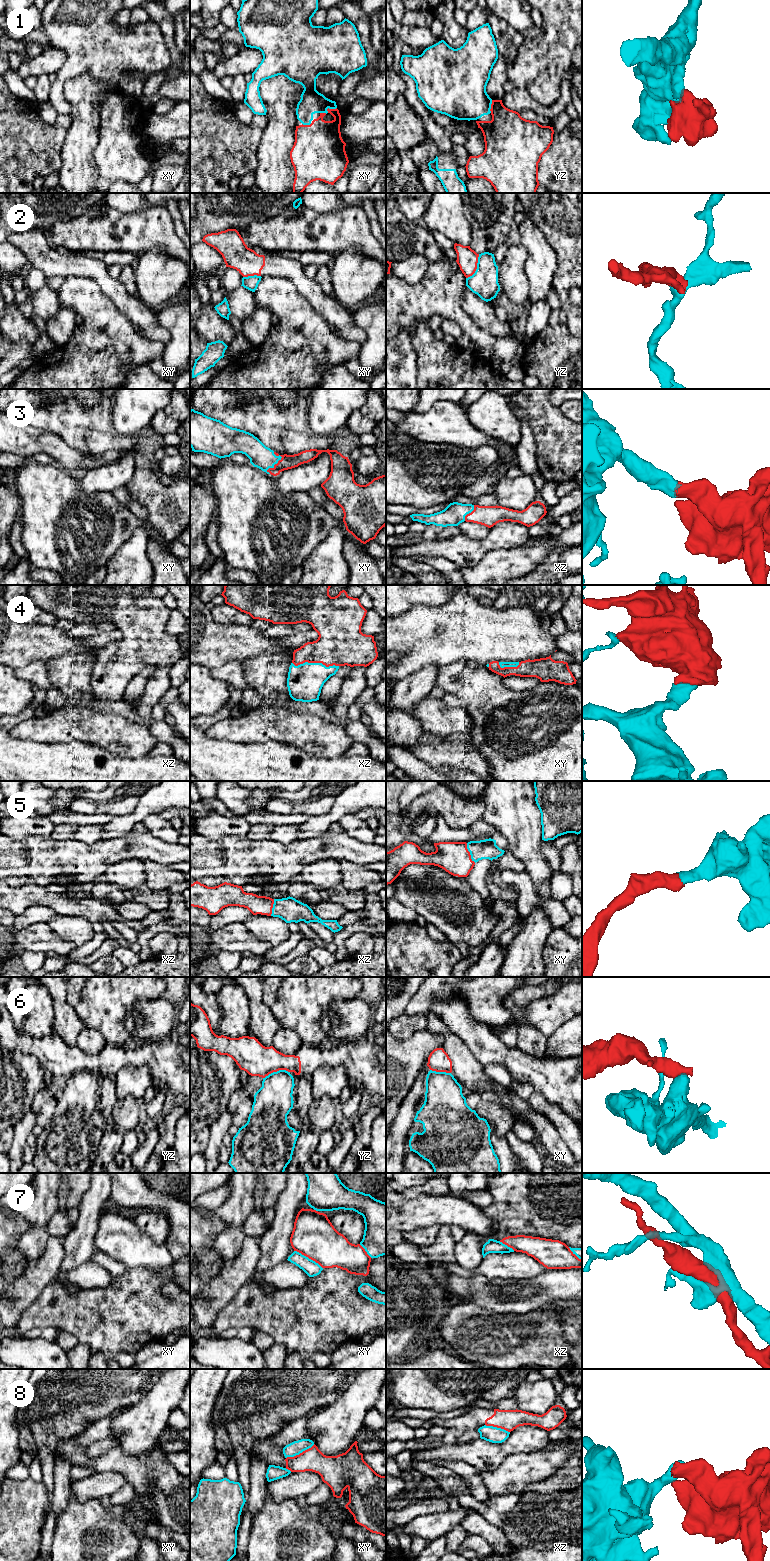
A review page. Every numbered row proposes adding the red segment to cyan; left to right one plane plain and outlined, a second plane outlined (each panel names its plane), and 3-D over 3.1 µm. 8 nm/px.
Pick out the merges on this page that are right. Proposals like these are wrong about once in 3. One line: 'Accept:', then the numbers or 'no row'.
Accept: 1, 3, 4, 5

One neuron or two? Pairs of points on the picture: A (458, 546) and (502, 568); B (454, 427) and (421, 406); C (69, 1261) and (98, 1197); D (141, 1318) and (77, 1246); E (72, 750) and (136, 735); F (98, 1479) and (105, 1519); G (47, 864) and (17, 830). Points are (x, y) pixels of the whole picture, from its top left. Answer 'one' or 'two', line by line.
A: two
B: two
C: one
D: two
E: two
F: two
G: two

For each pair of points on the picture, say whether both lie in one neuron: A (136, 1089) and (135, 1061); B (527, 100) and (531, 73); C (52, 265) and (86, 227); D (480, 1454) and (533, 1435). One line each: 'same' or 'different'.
A: different
B: different
C: different
D: same

